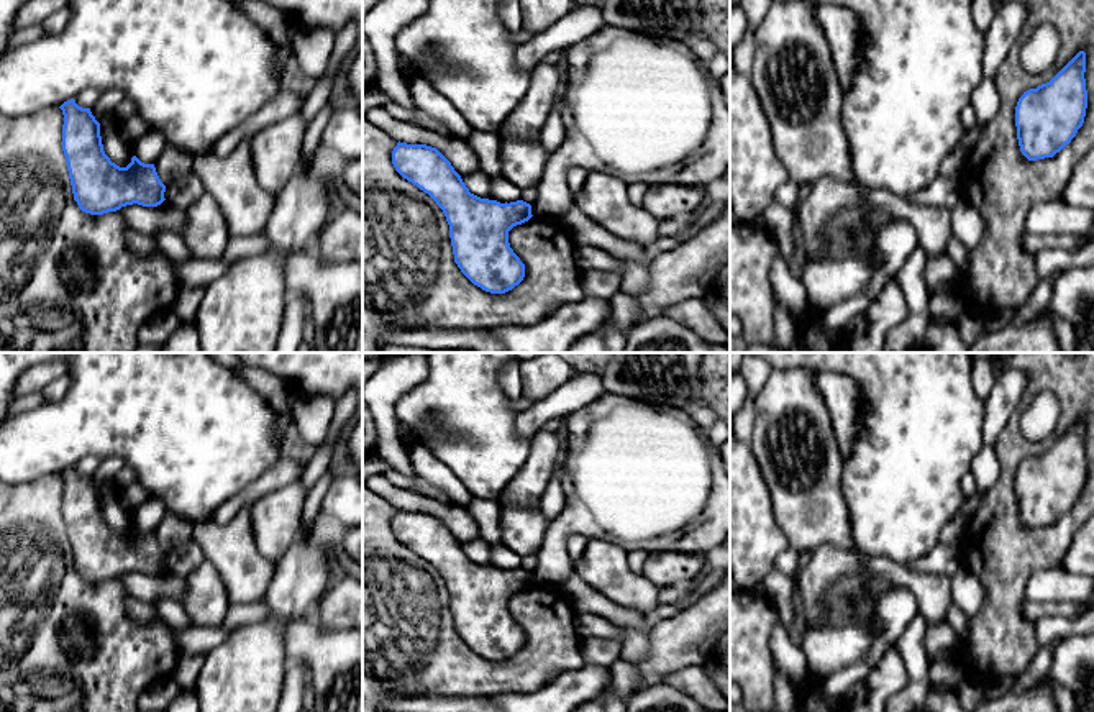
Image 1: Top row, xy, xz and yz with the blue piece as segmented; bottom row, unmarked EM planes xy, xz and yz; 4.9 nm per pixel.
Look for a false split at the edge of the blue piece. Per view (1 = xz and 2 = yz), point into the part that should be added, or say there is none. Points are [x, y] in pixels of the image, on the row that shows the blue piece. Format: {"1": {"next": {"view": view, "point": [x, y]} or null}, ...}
{"1": {"next": null}, "2": {"next": null}}

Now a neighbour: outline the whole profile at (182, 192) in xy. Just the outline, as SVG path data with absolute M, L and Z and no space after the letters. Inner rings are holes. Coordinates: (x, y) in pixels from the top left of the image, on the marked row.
M189 172L187 176L166 185L164 199L167 203L187 208L205 194L202 180Z

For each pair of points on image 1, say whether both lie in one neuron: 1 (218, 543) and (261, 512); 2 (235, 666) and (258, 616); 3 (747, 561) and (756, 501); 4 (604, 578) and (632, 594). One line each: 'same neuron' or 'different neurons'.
1: different neurons
2: different neurons
3: same neuron
4: same neuron

